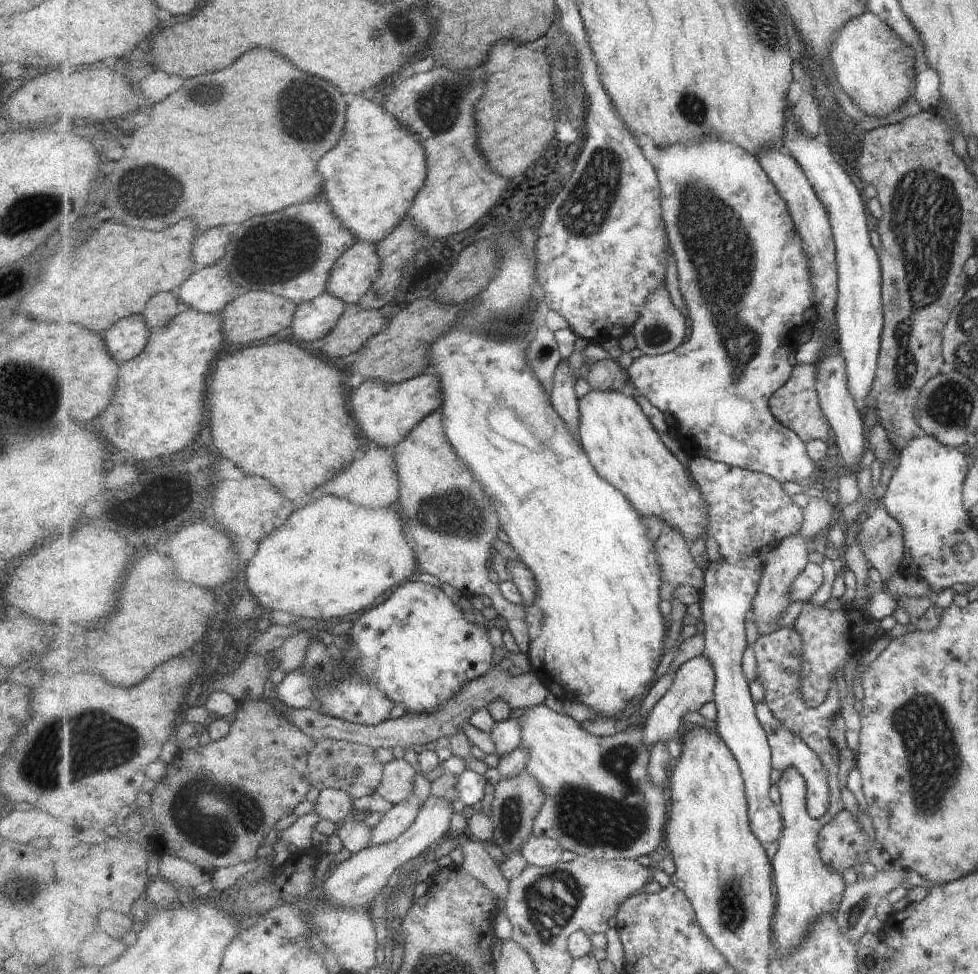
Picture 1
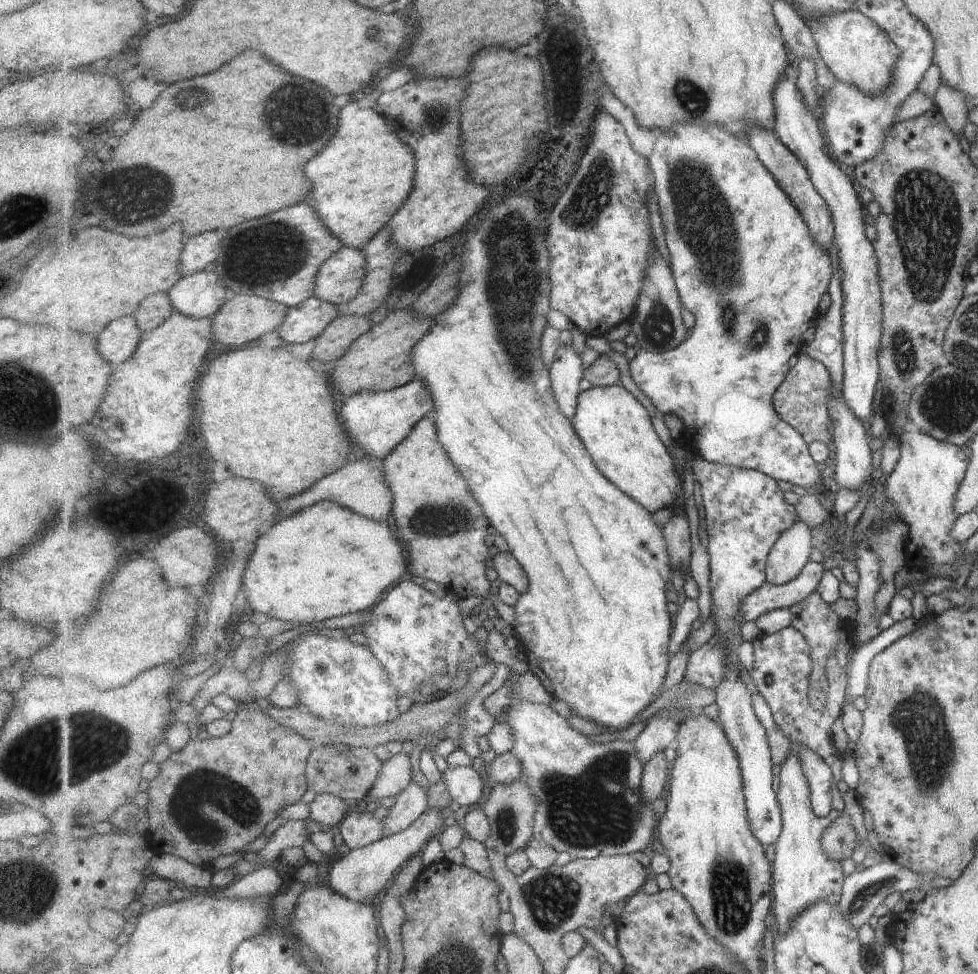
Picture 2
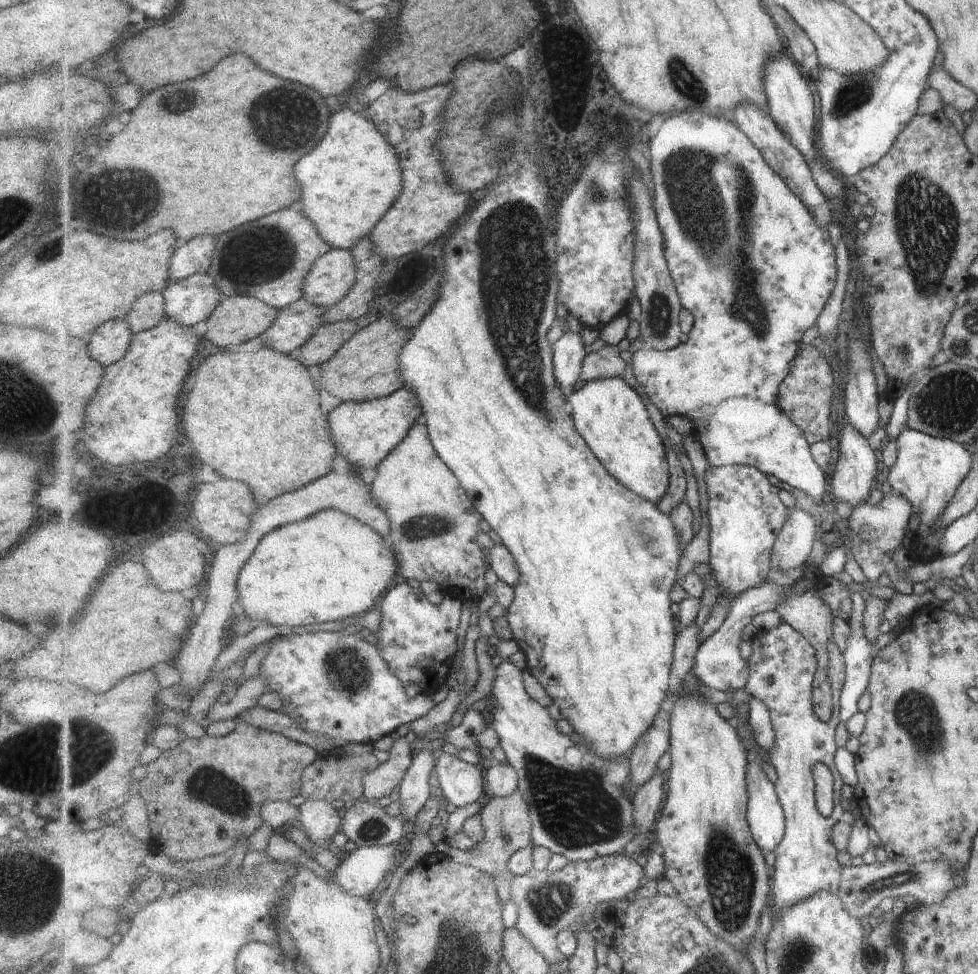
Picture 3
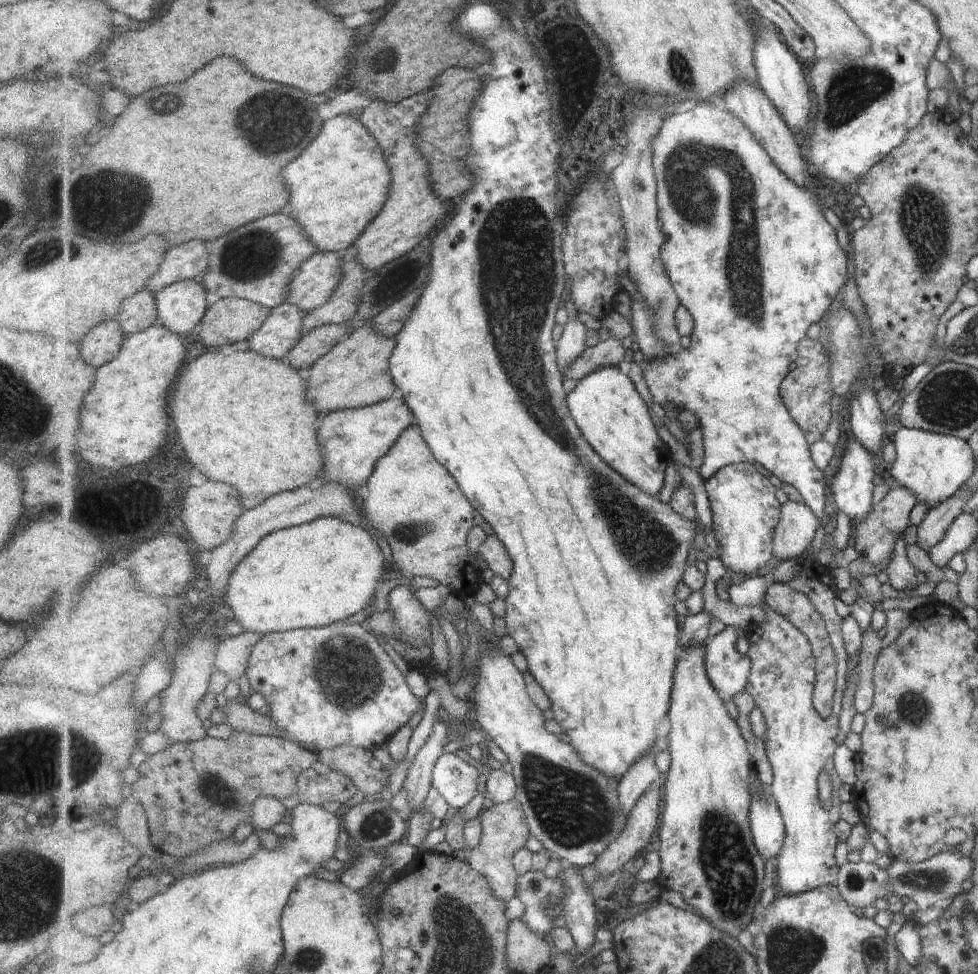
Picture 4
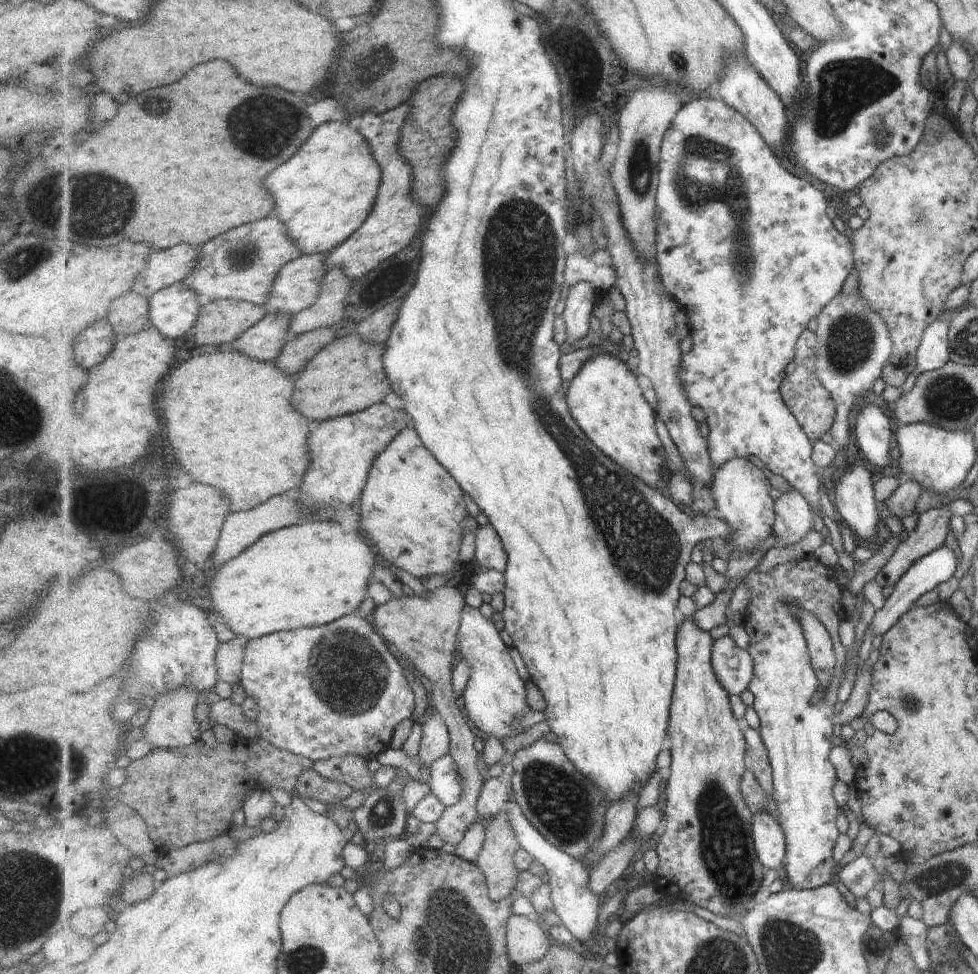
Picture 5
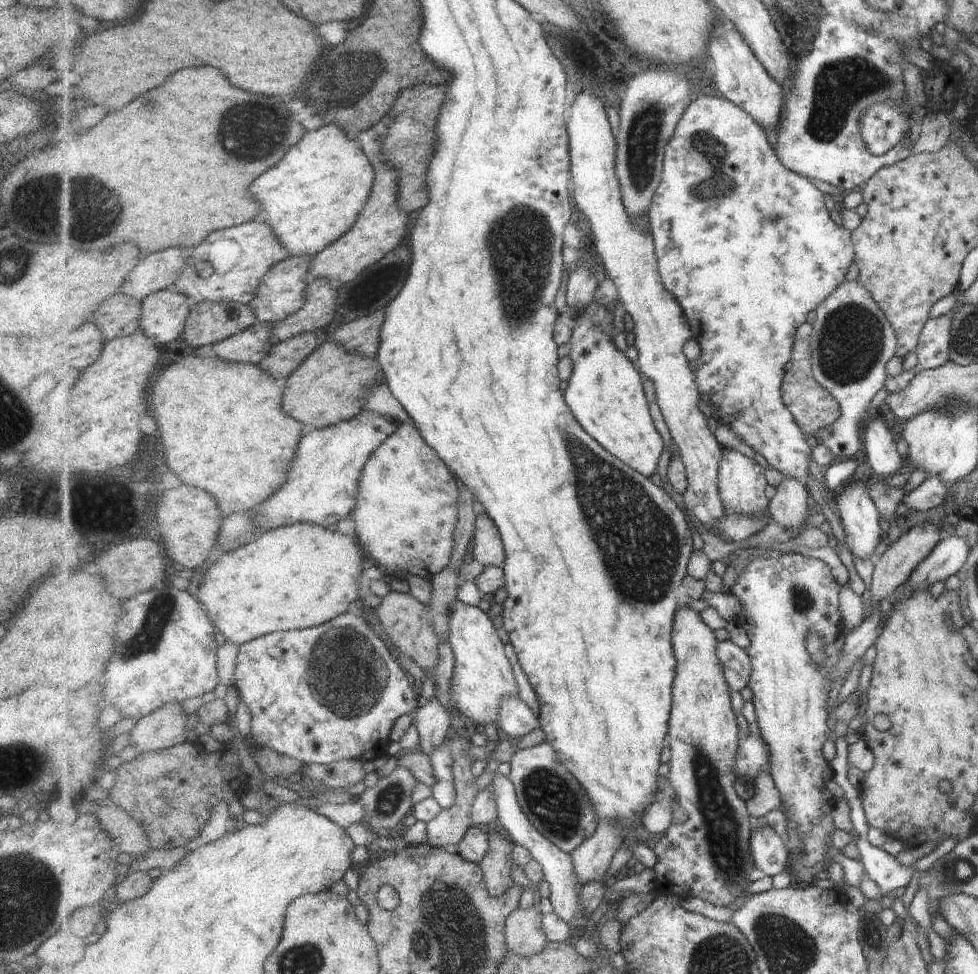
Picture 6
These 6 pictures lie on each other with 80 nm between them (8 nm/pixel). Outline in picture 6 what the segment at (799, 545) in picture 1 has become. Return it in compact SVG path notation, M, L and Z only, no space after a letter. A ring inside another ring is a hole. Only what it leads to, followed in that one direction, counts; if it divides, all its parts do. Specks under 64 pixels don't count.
M786 477L770 500L770 514L783 528L803 527L809 514L808 488L797 479Z

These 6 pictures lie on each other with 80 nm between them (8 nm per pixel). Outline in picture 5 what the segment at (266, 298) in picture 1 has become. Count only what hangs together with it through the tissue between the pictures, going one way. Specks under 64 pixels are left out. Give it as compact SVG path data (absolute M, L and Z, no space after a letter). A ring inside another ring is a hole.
M242 300L211 301L200 309L198 322L191 330L191 346L221 346L235 342L259 324L266 315L263 306Z

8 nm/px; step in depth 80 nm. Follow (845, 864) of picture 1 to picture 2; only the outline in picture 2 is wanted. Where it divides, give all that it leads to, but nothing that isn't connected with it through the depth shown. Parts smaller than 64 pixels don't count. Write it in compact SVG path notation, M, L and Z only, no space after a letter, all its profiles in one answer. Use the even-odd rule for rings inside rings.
M844 814L831 824L823 835L822 842L831 860L841 862L846 858L851 859L851 852L857 848L858 840L849 816Z

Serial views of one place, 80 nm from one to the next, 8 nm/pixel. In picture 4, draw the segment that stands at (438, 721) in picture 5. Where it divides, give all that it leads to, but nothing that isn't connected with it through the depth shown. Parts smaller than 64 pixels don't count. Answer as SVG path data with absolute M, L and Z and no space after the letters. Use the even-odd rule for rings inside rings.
M437 722L433 725L433 732L429 740L420 748L411 763L403 782L409 802L413 806L412 813L421 810L421 804L429 795L432 788L432 775L439 758L445 754L447 735L450 734L448 725Z

